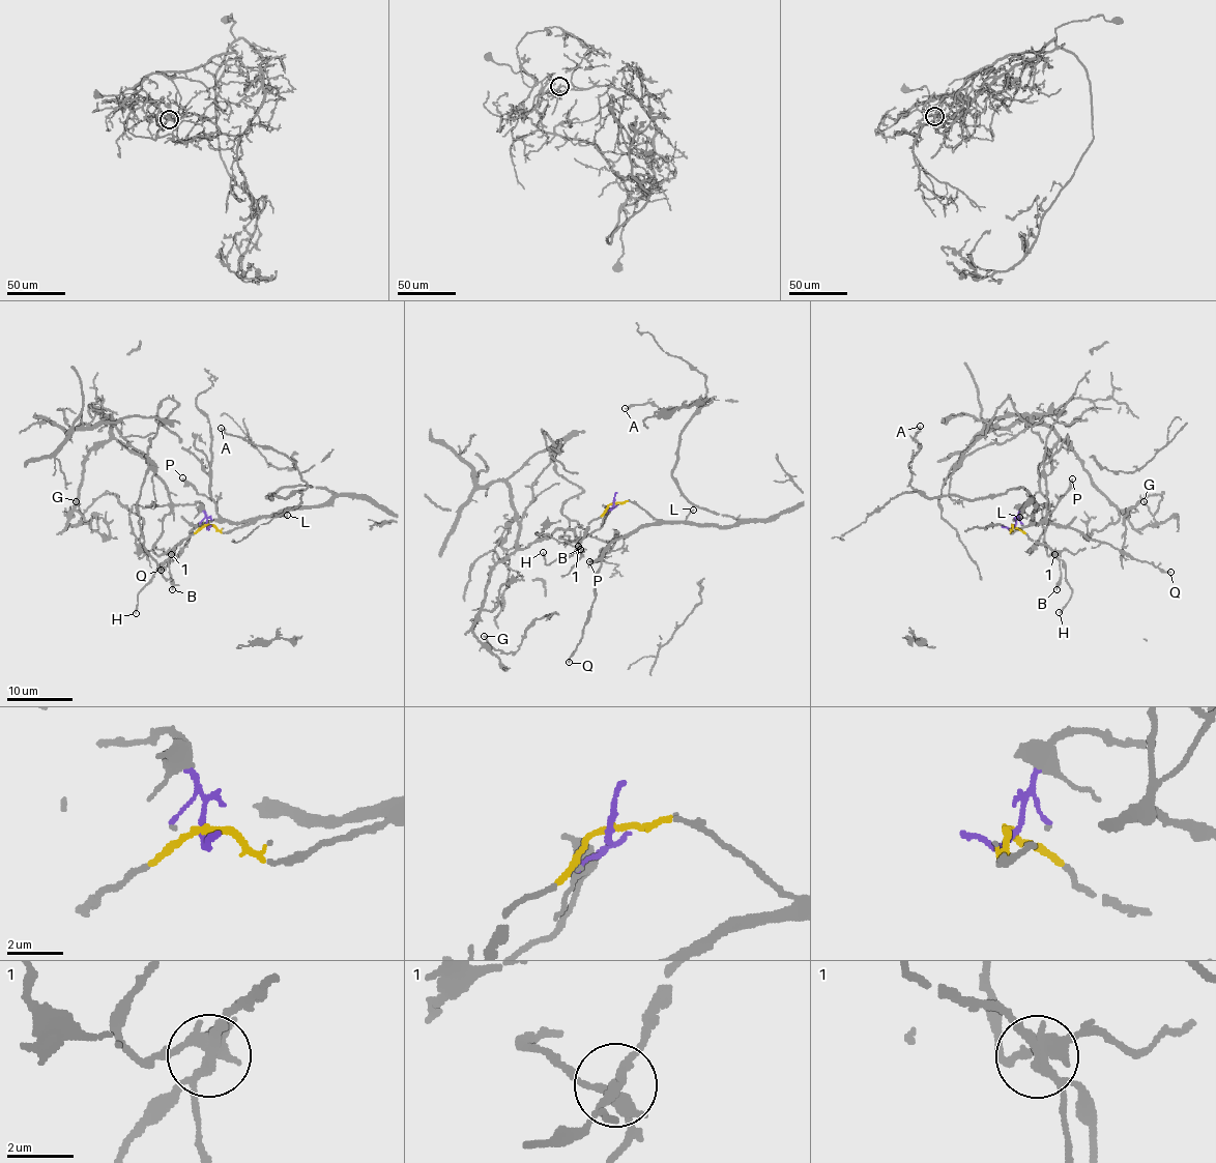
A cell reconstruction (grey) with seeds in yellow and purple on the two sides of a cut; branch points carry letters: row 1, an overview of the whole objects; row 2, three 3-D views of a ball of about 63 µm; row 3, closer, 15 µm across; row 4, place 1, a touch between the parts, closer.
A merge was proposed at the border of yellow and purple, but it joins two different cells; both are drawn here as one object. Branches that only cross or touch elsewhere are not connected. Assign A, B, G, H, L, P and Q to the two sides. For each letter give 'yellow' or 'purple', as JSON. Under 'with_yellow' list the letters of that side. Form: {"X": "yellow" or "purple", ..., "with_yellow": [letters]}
{"A": "yellow", "B": "yellow", "G": "purple", "H": "yellow", "L": "yellow", "P": "yellow", "Q": "yellow", "with_yellow": ["A", "B", "H", "L", "P", "Q"]}

